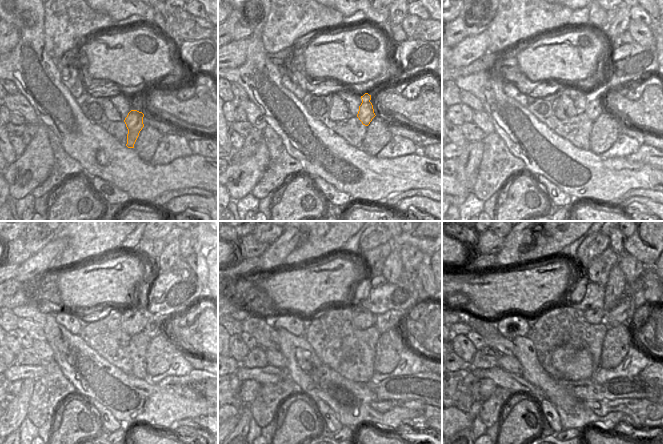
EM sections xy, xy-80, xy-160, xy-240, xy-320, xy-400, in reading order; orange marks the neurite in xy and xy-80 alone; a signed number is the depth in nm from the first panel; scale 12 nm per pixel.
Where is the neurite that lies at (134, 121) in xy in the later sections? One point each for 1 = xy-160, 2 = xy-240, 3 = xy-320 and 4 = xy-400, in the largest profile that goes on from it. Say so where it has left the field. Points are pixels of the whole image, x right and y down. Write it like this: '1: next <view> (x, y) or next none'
1: next xy-160 (594, 108)
2: next xy-240 (154, 326)
3: next xy-320 (390, 319)
4: next xy-400 (621, 314)

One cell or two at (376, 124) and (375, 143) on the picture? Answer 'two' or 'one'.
one

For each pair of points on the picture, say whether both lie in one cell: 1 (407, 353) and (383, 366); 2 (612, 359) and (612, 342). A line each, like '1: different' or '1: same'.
1: different
2: same

